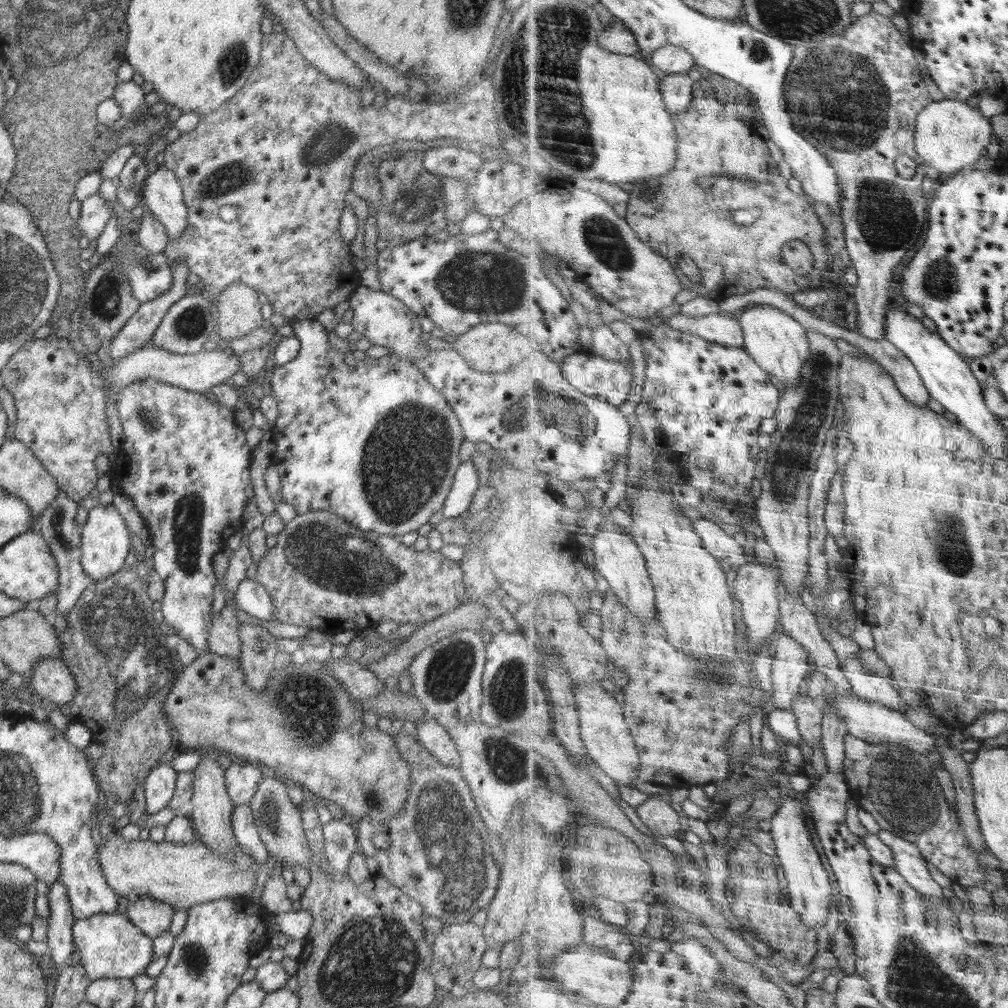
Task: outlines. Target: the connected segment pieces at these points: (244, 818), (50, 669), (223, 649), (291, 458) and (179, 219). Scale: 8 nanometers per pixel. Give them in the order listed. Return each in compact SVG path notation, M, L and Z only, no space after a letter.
M249 804L233 806L231 827L236 841L255 858L257 866L262 866L267 858L272 857L260 839Z
M43 658L33 664L30 684L41 698L64 705L78 696L78 684L67 664L60 659Z
M226 602L220 614L211 616L210 630L208 630L209 652L223 657L230 657L239 662L240 637L238 637L239 622L234 614L233 605Z
M316 318L298 320L292 323L292 326L293 335L298 338L301 344L300 352L294 360L274 366L270 380L271 397L276 400L278 407L278 417L271 431L272 440L276 442L276 452L273 453L271 464L278 468L281 478L282 501L292 504L298 515L308 511L326 510L340 515L360 530L396 538L428 524L430 516L443 509L444 501L454 480L453 476L461 463L458 453L460 445L465 441L465 436L452 407L433 387L433 384L428 382L425 374L413 365L413 362L400 360L400 358L390 355L382 358L370 358L365 352L360 352L355 348L342 354L330 342L329 332Z
M159 166L155 172L149 173L140 195L146 211L152 213L166 229L169 242L183 235L188 226L188 207L174 171Z

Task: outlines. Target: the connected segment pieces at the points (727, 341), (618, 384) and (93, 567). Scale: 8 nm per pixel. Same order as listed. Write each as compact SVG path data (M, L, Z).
M680 312L670 319L669 324L675 329L698 333L708 340L728 346L745 347L746 344L740 319L719 312L708 316L688 316Z
M584 351L570 356L562 365L567 379L582 392L616 406L630 400L633 372L626 361L612 361Z
M96 504L87 511L87 519L81 530L81 566L84 574L93 581L106 580L108 576L121 571L125 563L131 560L131 535L124 517L112 504Z

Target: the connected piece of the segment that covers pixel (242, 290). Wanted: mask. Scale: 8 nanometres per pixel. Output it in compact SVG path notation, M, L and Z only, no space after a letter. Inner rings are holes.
M232 283L217 295L218 333L228 342L236 337L251 333L267 321L260 313L258 293L244 283Z

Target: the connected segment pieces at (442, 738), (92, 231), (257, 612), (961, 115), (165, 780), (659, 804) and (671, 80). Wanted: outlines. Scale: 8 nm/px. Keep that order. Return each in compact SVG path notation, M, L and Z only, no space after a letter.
M426 715L417 725L417 740L445 765L458 769L460 755L443 726Z
M99 192L85 198L77 223L82 236L86 236L90 241L96 240L108 224L111 211L108 202Z
M244 579L236 588L236 603L248 614L250 619L258 621L276 621L274 605L268 592L258 582Z
M944 99L930 104L917 122L916 151L920 153L923 165L928 164L940 173L955 175L960 170L974 166L985 156L988 145L994 139L992 120L984 116L978 107L962 100Z
M166 763L156 765L144 781L147 815L169 806L175 789L177 771Z
M652 796L638 806L638 815L652 831L665 836L674 837L687 829L683 815L663 796Z
M688 73L663 75L661 91L670 113L675 116L688 111L694 101L695 84Z

